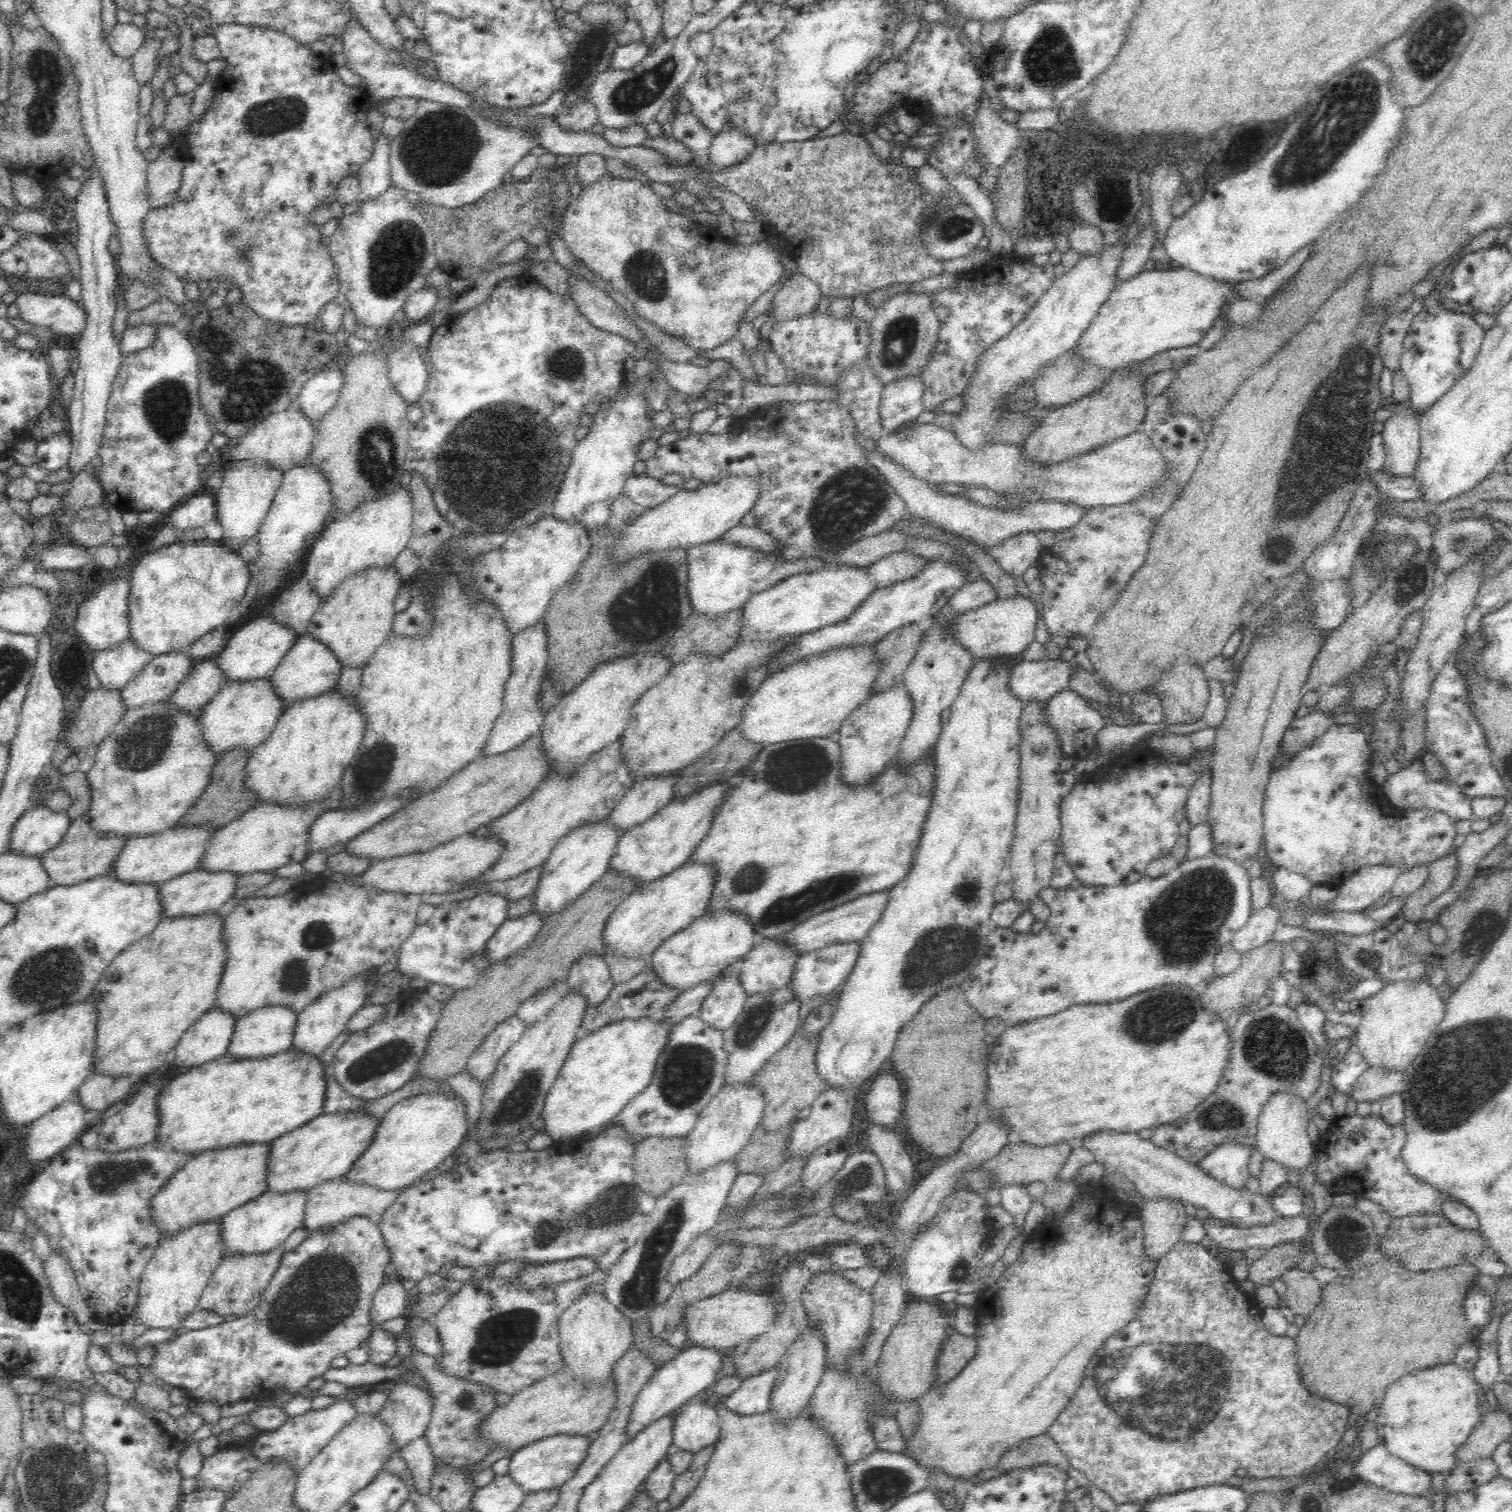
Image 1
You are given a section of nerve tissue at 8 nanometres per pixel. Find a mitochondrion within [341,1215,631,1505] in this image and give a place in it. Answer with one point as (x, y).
(500, 1339)

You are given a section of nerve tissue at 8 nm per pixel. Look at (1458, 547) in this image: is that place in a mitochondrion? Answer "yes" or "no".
yes

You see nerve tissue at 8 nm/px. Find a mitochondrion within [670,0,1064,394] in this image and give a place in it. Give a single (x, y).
(900, 340)

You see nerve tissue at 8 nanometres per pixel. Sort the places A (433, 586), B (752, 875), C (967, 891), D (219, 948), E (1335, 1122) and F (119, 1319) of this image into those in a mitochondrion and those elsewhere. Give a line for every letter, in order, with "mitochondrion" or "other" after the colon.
A: mitochondrion
B: mitochondrion
C: mitochondrion
D: other
E: other
F: other

